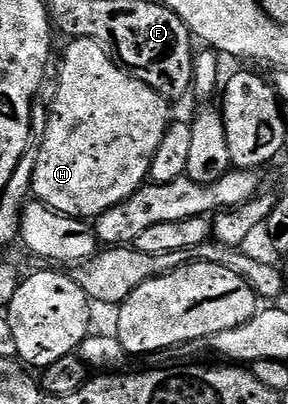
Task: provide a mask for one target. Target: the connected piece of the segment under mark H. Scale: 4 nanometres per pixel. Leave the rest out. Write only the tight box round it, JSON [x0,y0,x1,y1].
[31,37,171,219]

